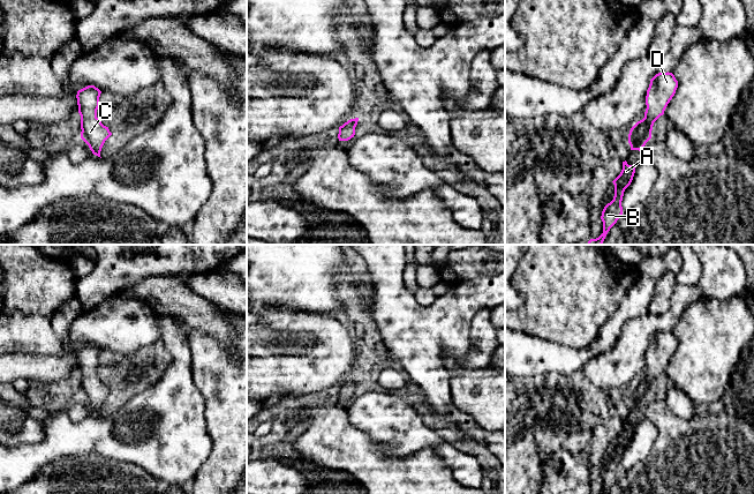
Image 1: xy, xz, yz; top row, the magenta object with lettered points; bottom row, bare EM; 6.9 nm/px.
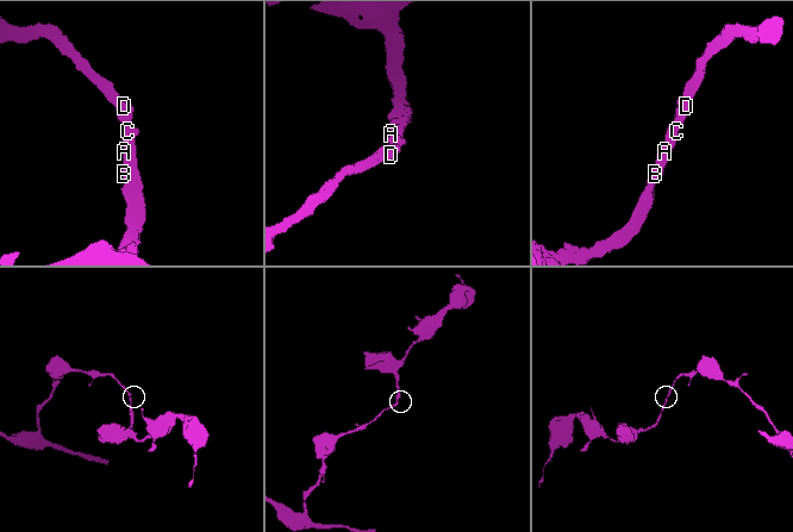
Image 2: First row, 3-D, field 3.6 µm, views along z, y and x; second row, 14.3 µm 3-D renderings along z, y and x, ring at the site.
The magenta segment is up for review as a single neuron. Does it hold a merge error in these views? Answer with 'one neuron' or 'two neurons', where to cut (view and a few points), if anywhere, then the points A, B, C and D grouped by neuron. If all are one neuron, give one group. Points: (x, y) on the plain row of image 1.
one neuron; cut none; groups A B C D

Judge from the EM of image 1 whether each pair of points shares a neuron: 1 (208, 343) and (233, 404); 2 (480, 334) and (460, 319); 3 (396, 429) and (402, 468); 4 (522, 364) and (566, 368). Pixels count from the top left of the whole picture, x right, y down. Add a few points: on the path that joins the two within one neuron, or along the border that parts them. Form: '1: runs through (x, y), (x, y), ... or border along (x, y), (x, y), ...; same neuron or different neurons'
1: runs through (209, 358), (212, 367), (233, 389); same neuron
2: border along (489, 307), (483, 307), (470, 322), (467, 352); different neurons
3: border along (376, 443), (383, 453), (397, 456), (425, 447); different neurons
4: runs through (533, 364), (556, 364); same neuron

